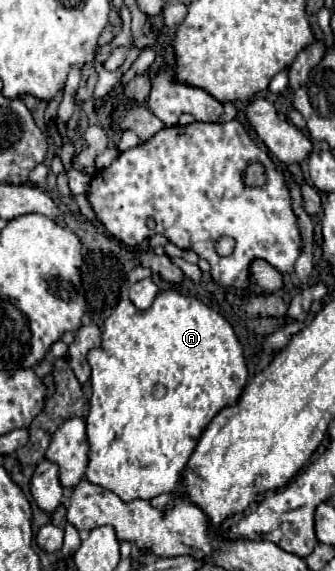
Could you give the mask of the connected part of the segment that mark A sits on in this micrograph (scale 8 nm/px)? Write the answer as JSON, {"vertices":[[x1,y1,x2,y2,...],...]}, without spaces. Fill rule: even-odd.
{"vertices":[[165,291,155,297,155,303,147,311,139,311,133,307,127,295,121,295,117,305,113,307,111,315,103,323,103,343,101,347,89,351,87,361,91,365,91,399,89,399,89,415,87,415,87,439,89,439,89,467,87,467,87,481,101,485,115,495,119,495,123,501,133,501,133,499,153,499,161,493,175,493,181,489,183,473,187,467,187,461,205,431,205,427,211,423,211,419,225,407,235,405,243,393,243,387,247,383,247,365,243,359,243,347,233,333,233,327,213,309,203,305,199,299,185,297,177,291]]}

